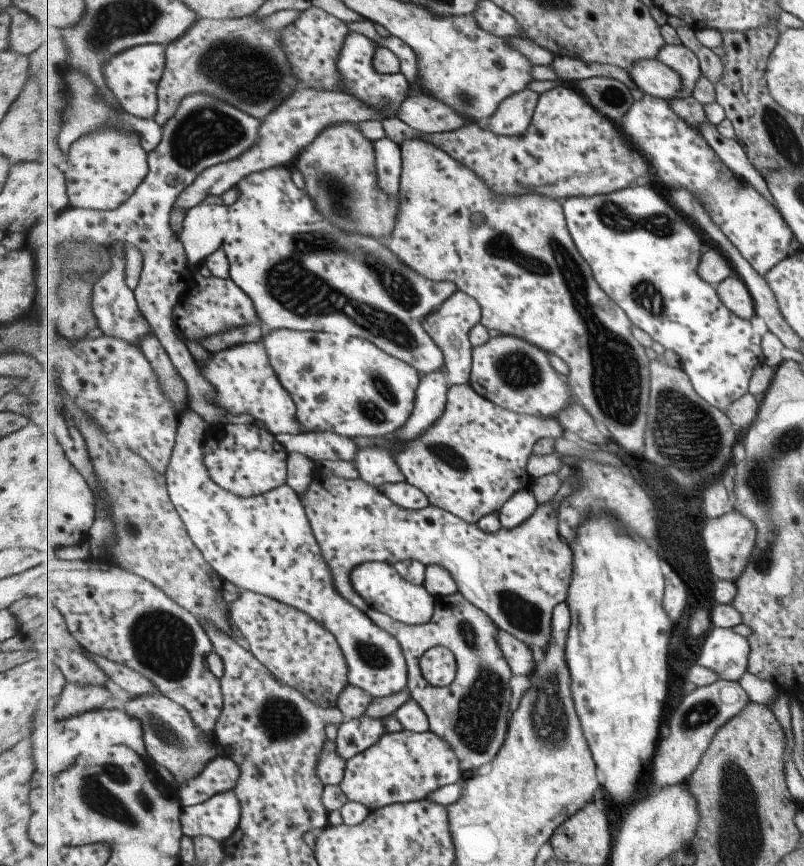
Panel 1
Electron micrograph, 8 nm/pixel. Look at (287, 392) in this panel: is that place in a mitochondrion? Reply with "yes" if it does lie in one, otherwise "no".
no

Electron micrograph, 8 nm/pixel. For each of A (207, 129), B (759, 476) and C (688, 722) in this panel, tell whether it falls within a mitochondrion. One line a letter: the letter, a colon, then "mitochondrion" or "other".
A: mitochondrion
B: mitochondrion
C: mitochondrion

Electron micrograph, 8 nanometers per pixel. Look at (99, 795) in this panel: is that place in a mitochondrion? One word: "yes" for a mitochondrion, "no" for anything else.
yes

